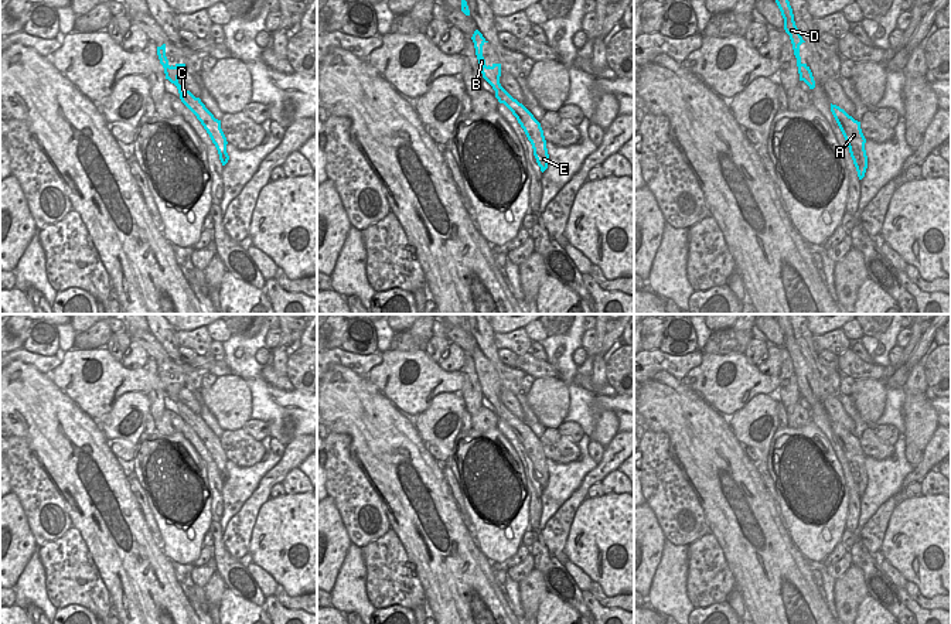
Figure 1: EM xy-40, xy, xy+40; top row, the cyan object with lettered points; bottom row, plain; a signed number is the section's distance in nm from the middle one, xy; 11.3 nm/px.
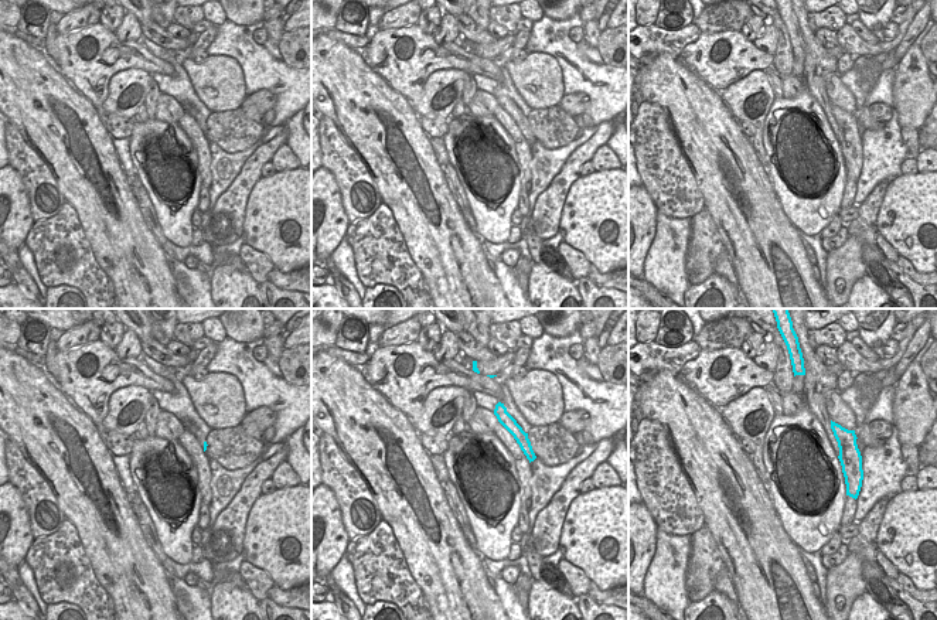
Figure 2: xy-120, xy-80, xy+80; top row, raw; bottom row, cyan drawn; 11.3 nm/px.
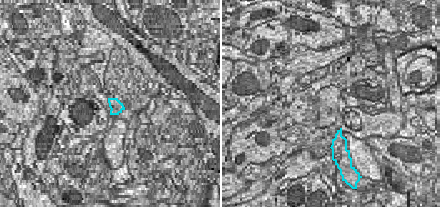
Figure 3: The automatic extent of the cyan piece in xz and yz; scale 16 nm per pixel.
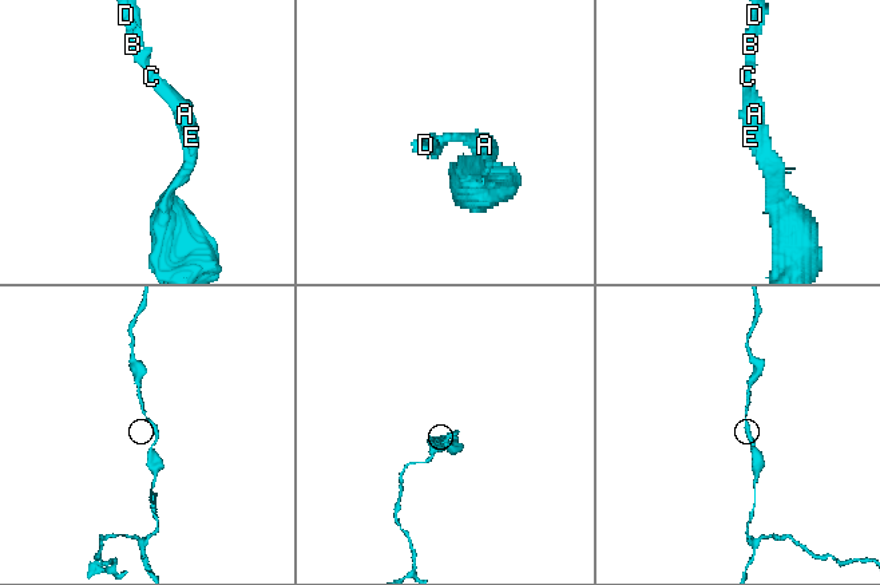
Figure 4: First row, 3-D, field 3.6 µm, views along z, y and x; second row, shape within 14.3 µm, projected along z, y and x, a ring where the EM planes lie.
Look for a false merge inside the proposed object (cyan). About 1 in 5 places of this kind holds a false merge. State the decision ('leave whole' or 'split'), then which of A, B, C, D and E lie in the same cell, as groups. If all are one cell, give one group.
leave whole; A B C D E

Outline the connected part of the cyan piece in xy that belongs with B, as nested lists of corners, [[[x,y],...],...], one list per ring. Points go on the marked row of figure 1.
[[[476,30],[471,37],[476,48],[476,55],[478,59],[478,65],[481,68],[483,78],[492,86],[495,91],[495,98],[500,103],[504,103],[512,115],[517,117],[518,123],[524,129],[528,140],[532,144],[534,156],[536,158],[541,171],[543,173],[549,164],[549,154],[546,149],[546,140],[543,136],[543,130],[541,123],[534,117],[534,115],[517,99],[514,99],[500,83],[501,76],[501,64],[492,64],[491,67],[485,65],[485,59],[483,57],[483,45],[488,42],[483,34]]]

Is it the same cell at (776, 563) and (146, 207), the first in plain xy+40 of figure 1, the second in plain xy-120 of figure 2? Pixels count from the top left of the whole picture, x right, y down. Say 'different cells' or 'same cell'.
different cells

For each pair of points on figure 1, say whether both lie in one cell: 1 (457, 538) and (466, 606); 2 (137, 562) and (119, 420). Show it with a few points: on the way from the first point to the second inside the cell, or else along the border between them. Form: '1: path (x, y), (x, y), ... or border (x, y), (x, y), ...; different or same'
1: path (459, 555), (460, 589); same
2: border (95, 420), (106, 440); different

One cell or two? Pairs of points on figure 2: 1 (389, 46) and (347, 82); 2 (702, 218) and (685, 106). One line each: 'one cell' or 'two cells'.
1: two cells
2: two cells

